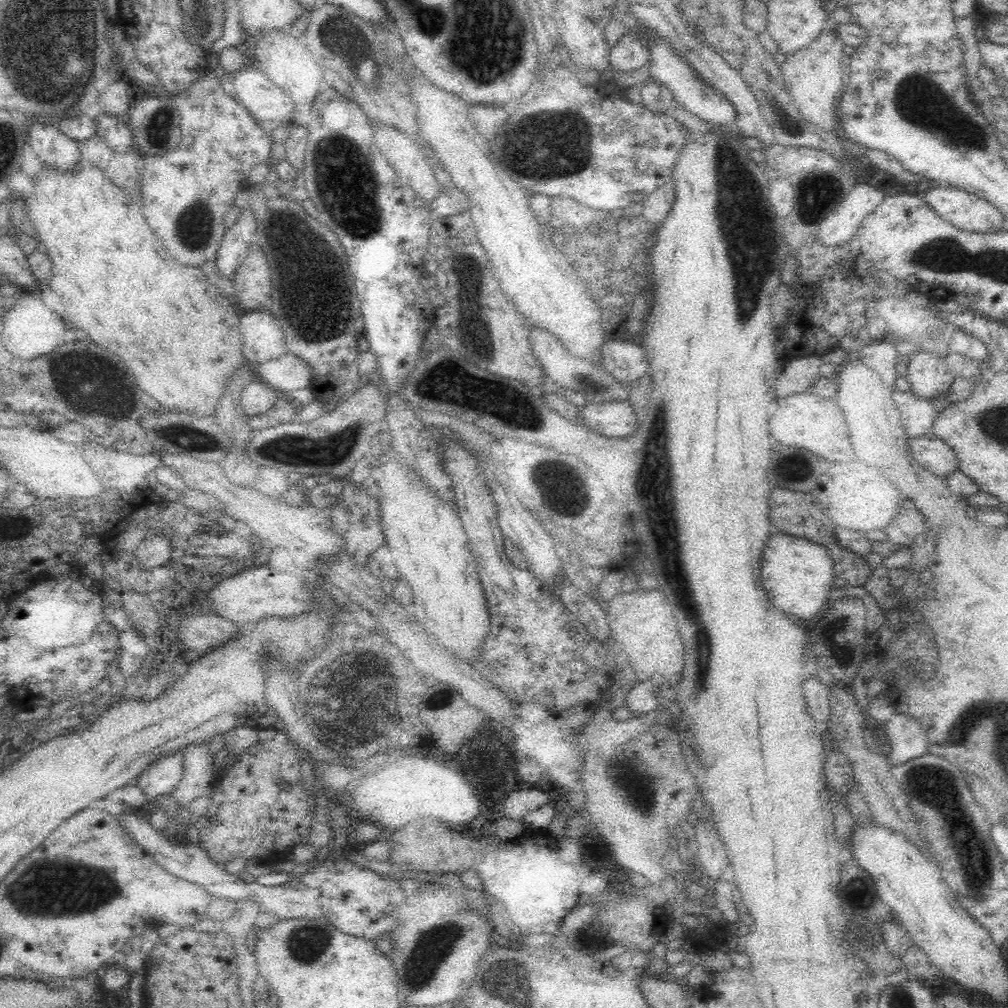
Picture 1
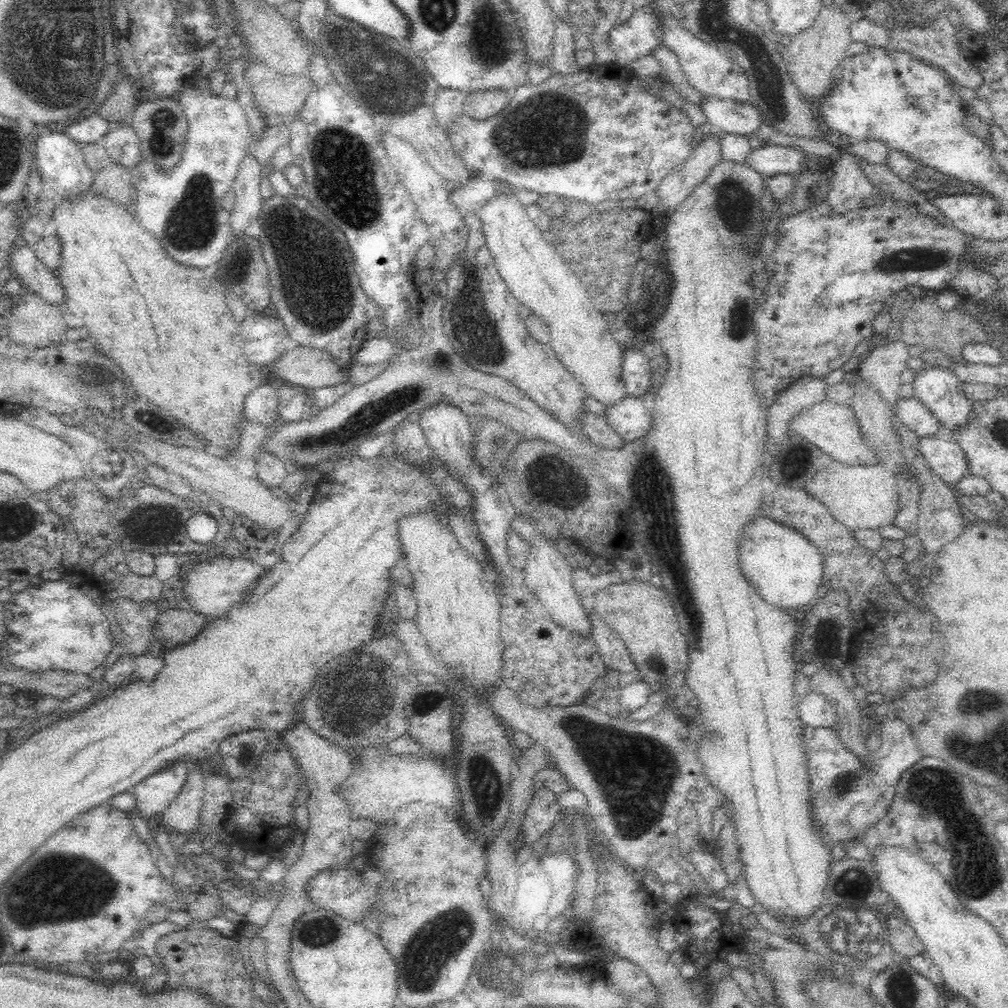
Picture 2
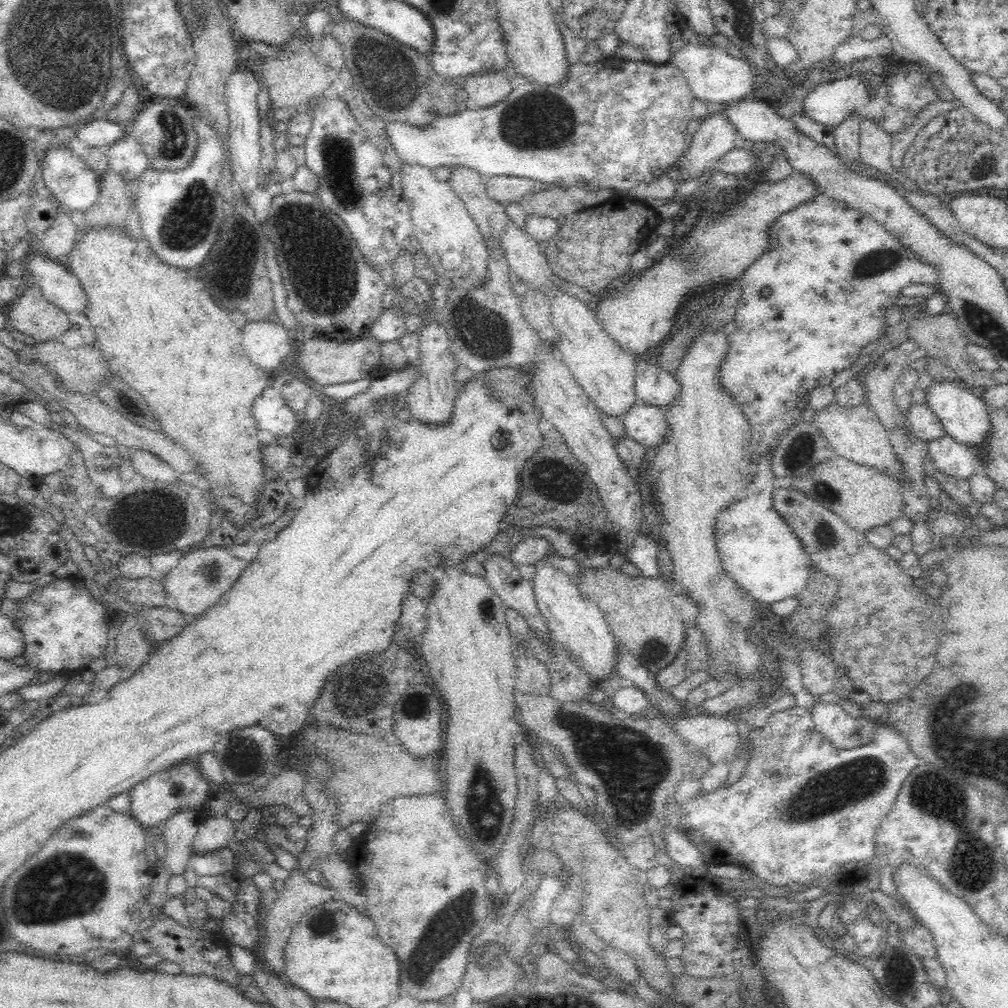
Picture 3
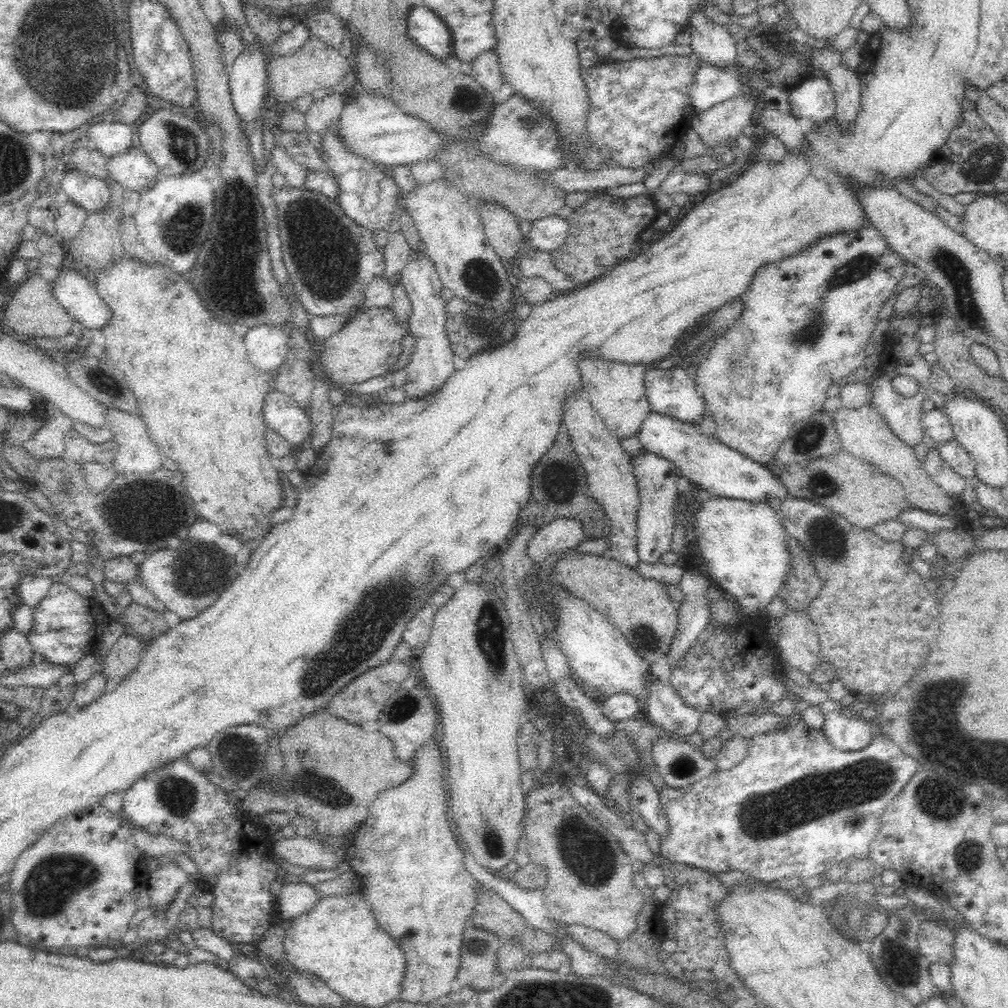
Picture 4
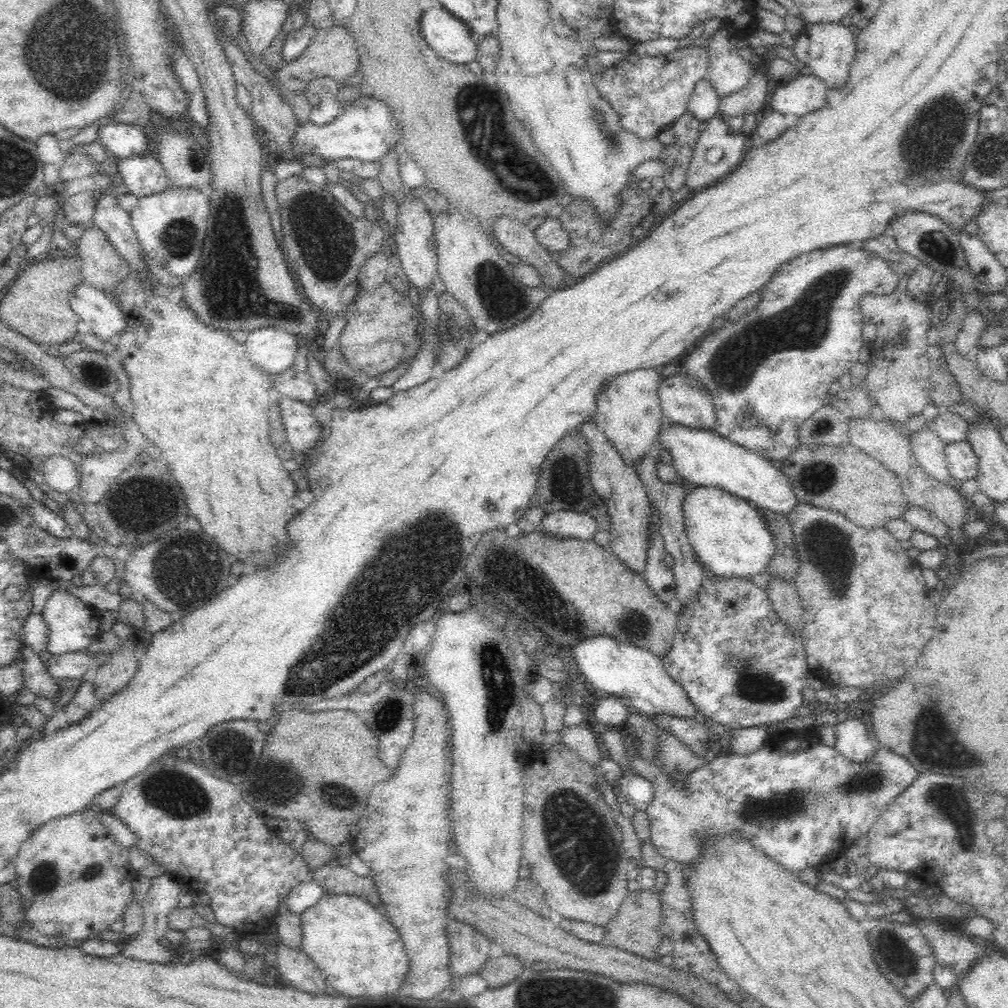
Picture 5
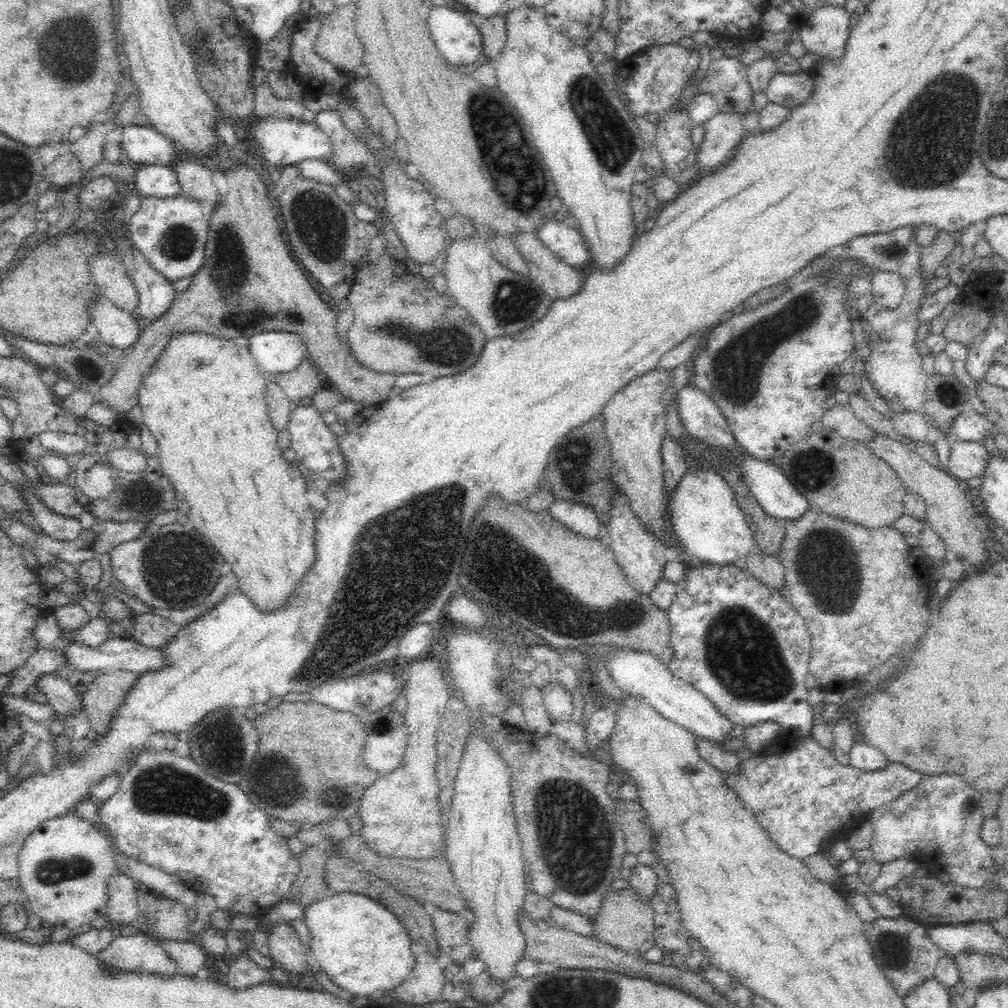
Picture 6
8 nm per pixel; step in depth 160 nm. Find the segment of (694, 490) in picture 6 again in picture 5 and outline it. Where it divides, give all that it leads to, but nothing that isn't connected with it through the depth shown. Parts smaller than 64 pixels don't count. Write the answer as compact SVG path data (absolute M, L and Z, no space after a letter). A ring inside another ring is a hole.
M688 487L682 506L685 518L685 531L692 545L695 557L706 568L708 575L718 577L740 577L749 579L757 574L767 572L772 557L775 555L775 540L760 515L759 508L718 487Z

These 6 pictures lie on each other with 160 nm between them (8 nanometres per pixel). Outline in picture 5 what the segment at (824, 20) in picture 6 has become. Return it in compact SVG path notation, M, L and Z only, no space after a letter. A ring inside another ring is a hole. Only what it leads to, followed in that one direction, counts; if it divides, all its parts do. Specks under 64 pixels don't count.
M805 24L801 33L795 37L792 53L807 67L807 72L816 75L828 90L840 89L847 85L850 65L856 54L852 26L846 24Z

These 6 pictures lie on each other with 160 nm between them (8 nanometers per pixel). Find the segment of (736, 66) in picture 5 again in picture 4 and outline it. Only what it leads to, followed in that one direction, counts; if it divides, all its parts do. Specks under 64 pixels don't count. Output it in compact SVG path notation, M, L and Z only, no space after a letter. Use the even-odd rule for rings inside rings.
M703 8L690 14L689 31L692 34L690 47L701 60L716 66L732 66L736 61L736 43L728 30L713 22Z

